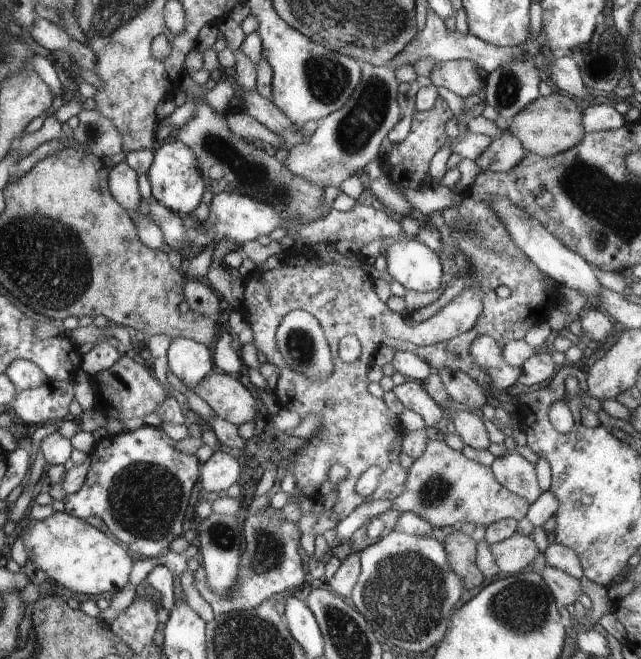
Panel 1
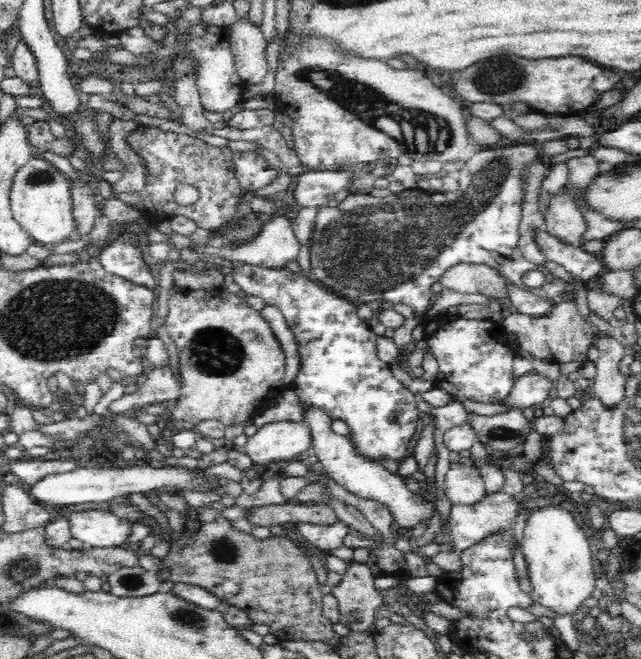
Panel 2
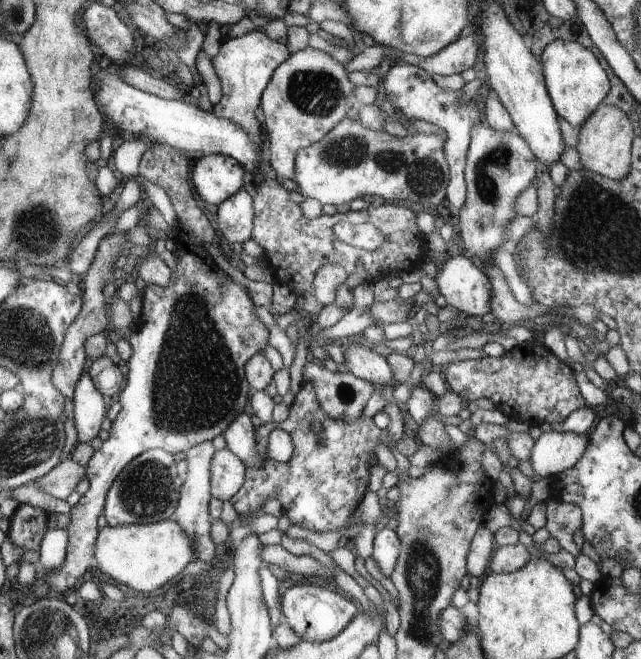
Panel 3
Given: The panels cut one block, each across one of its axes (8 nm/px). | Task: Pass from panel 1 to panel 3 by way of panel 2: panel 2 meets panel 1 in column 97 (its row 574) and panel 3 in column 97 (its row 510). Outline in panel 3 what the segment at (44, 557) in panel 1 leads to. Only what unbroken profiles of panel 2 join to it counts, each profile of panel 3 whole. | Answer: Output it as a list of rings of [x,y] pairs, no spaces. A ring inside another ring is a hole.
[[[166,519],[147,525],[132,523],[104,527],[98,533],[94,556],[95,566],[102,574],[110,576],[112,580],[115,578],[116,582],[132,590],[152,592],[183,572],[187,564],[196,561],[197,547],[183,527],[172,519]]]

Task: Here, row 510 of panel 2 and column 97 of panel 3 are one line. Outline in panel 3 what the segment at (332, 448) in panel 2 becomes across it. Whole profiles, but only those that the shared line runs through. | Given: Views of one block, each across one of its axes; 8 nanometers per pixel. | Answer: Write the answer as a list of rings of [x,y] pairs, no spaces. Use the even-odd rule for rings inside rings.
[[[84,371],[76,383],[71,399],[78,443],[89,443],[100,432],[100,425],[106,416],[104,395],[94,387],[90,375]]]

